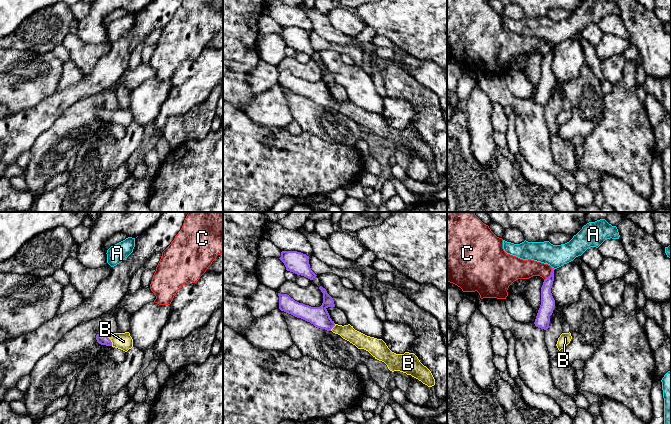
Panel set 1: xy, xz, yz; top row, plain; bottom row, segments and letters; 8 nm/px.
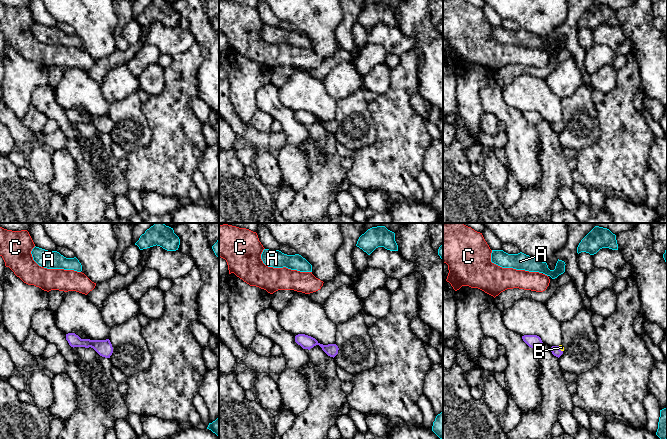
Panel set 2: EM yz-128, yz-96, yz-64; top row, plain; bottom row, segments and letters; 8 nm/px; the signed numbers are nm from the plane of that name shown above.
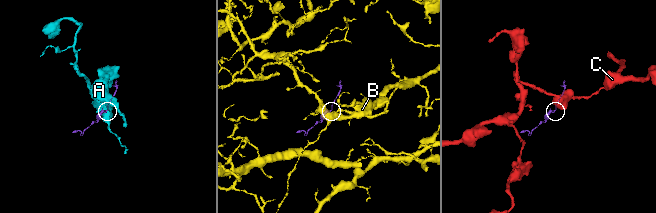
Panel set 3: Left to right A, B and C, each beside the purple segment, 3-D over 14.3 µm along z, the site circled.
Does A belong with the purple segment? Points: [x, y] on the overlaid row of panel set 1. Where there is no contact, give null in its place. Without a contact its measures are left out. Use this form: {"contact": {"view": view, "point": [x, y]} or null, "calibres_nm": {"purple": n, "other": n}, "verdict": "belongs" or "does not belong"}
{"contact": {"view": "yz", "point": [553, 268]}, "calibres_nm": {"purple": 100, "other": 180}, "verdict": "does not belong"}

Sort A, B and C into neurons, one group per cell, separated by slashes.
A / B / C

